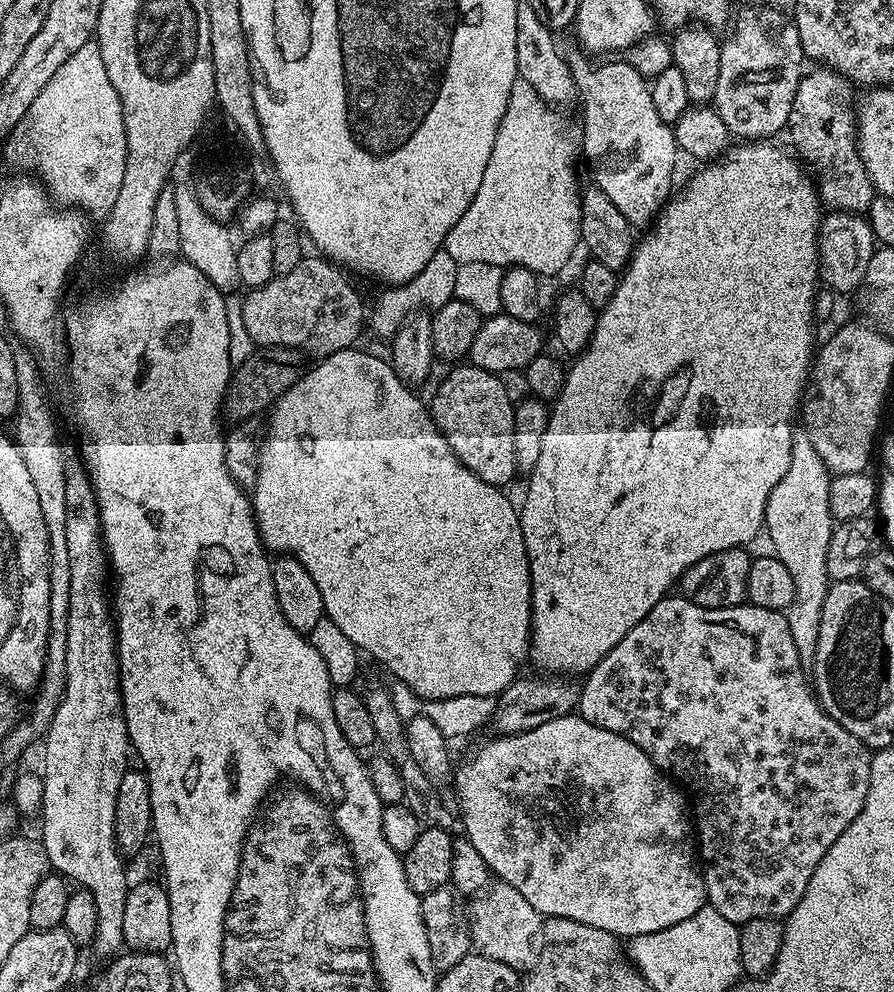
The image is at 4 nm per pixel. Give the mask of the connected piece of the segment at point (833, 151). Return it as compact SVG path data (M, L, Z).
M823 66L813 69L813 72L805 71L801 75L800 84L794 94L788 119L792 144L800 151L799 159L809 169L812 167L816 171L814 184L818 189L819 199L827 207L829 204L829 209L838 212L867 213L872 204L874 189L872 179L868 176L860 157L858 122L854 117L853 105L851 108L840 93L842 80L837 73Z

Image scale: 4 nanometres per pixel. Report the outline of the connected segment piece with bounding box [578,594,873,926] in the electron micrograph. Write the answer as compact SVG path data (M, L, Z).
M669 594L658 602L658 606L654 606L654 610L650 610L650 614L646 614L646 618L642 618L642 622L638 622L638 626L634 626L634 630L630 630L630 634L622 638L622 642L618 642L618 646L614 646L614 650L606 654L606 658L602 658L602 662L598 662L598 666L583 677L584 688L582 684L578 692L579 715L589 724L625 736L631 744L641 748L665 776L685 784L683 787L690 797L690 808L694 813L694 832L698 837L698 856L702 861L707 903L718 910L722 918L737 926L749 924L752 920L789 916L794 906L798 906L802 894L806 894L806 886L810 886L810 878L826 850L838 842L838 834L842 834L842 830L858 818L858 810L862 810L866 802L873 753L864 741L824 713L809 681L808 684L804 681L804 674L806 678L805 665L794 646L788 617L783 611L771 612L748 602L734 608L703 608L683 595Z

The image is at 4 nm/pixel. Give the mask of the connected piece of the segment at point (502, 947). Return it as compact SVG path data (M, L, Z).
M503 882L494 884L473 899L477 900L473 902L469 912L467 909L466 923L479 955L489 956L492 960L516 962L519 956L531 954L532 939L535 938L536 931L541 931L542 917L534 910L534 906L530 906L530 902L526 902L526 898L522 898L522 894L518 894L518 890Z

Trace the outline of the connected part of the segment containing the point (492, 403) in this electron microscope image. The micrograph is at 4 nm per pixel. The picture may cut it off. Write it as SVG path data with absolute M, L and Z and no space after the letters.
M475 366L456 368L436 388L430 404L430 420L444 435L450 450L461 464L487 484L505 486L518 476L516 466L516 410L514 400L508 397L508 388L501 377L494 372L486 372Z

